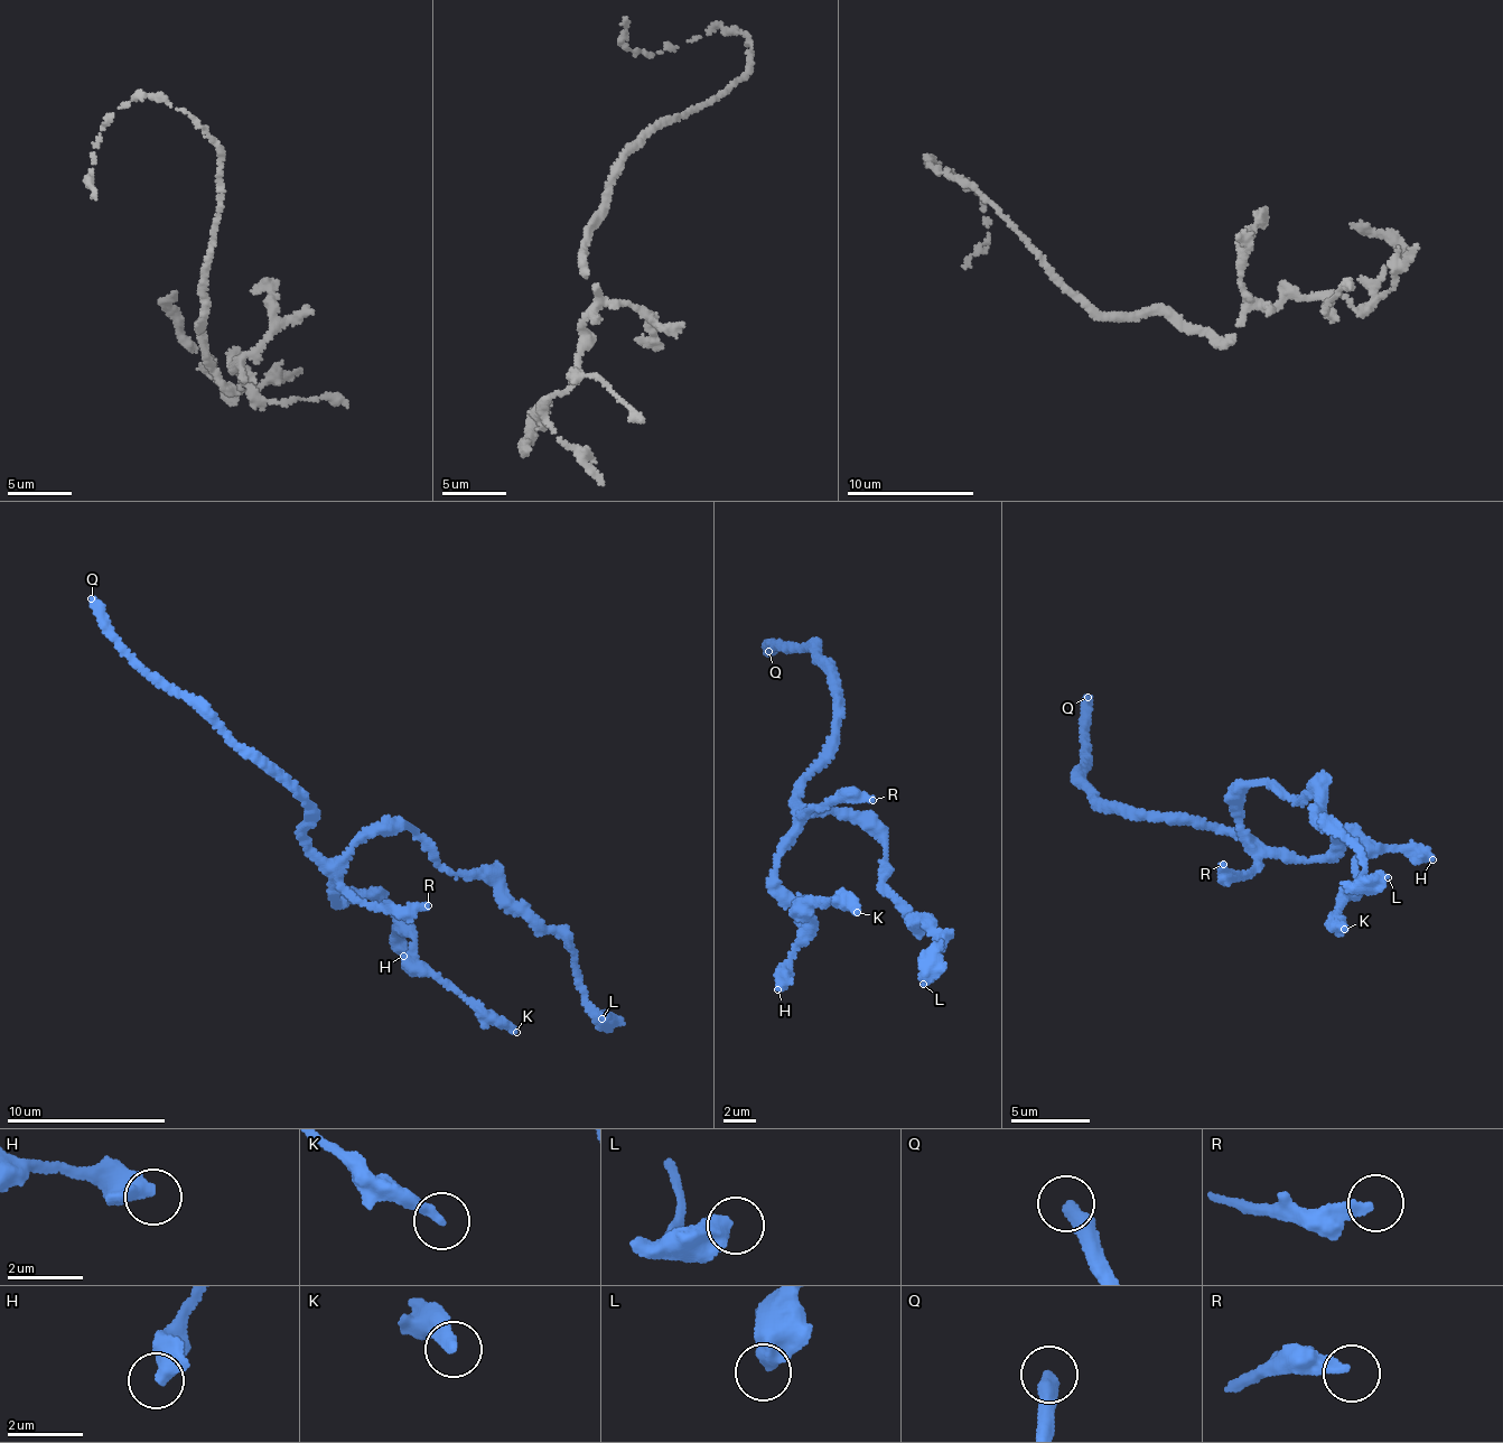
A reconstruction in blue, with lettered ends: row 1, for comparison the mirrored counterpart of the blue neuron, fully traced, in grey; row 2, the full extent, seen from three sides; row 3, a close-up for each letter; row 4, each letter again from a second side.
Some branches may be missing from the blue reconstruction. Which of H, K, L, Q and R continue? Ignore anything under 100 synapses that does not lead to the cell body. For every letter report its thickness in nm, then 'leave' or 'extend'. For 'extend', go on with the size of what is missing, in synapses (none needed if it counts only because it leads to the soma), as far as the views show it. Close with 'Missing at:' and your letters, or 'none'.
H: 600 nm thick; leave
K: 320 nm thick; leave
L: 480 nm thick; leave
Q: 400 nm thick; extend; about 100 synapses
R: 280 nm thick; leave
Missing at: Q

